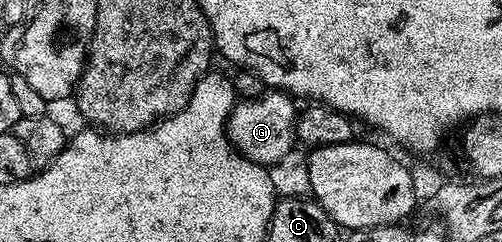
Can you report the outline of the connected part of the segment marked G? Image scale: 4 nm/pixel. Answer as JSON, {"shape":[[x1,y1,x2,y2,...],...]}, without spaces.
{"shape":[[266,89,257,98,246,98,234,105,227,127,229,142,247,160,266,168,273,166,295,148,298,113,298,103,284,90]]}

